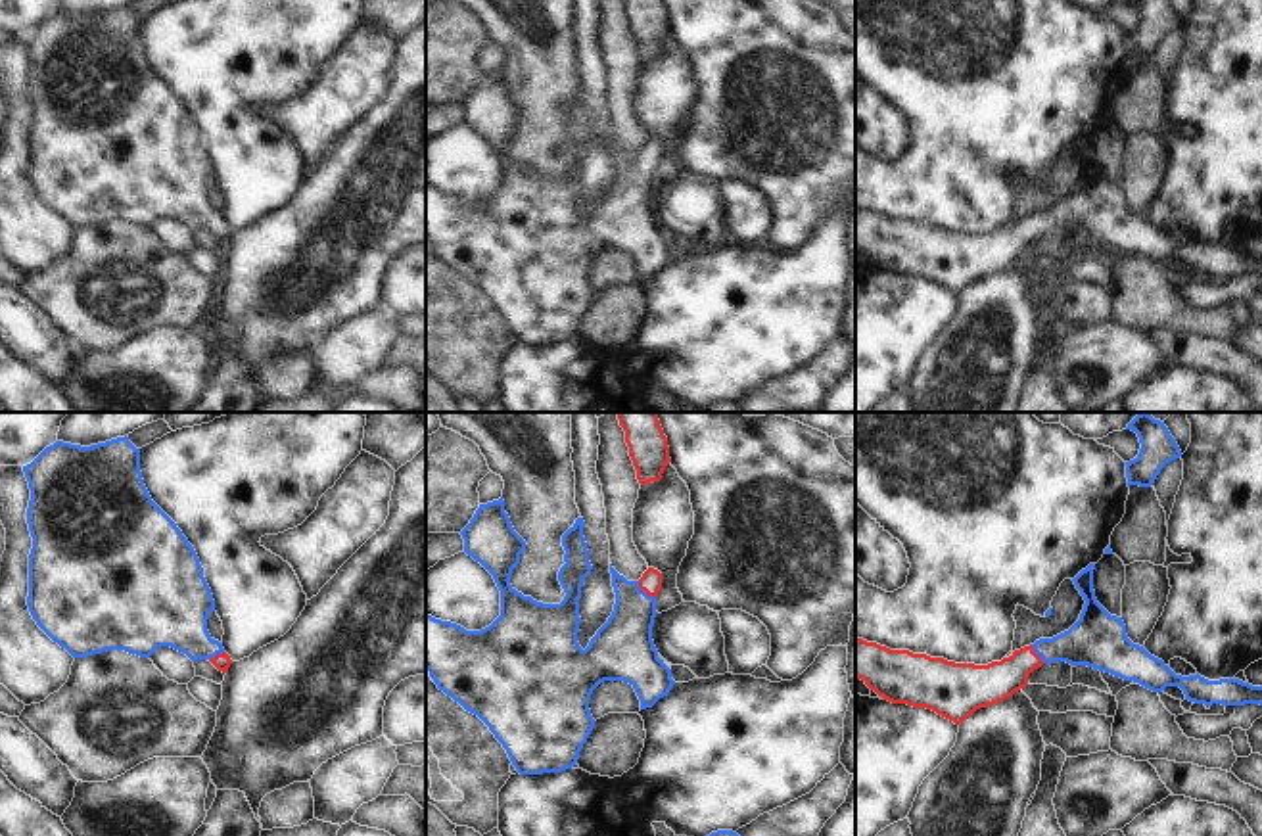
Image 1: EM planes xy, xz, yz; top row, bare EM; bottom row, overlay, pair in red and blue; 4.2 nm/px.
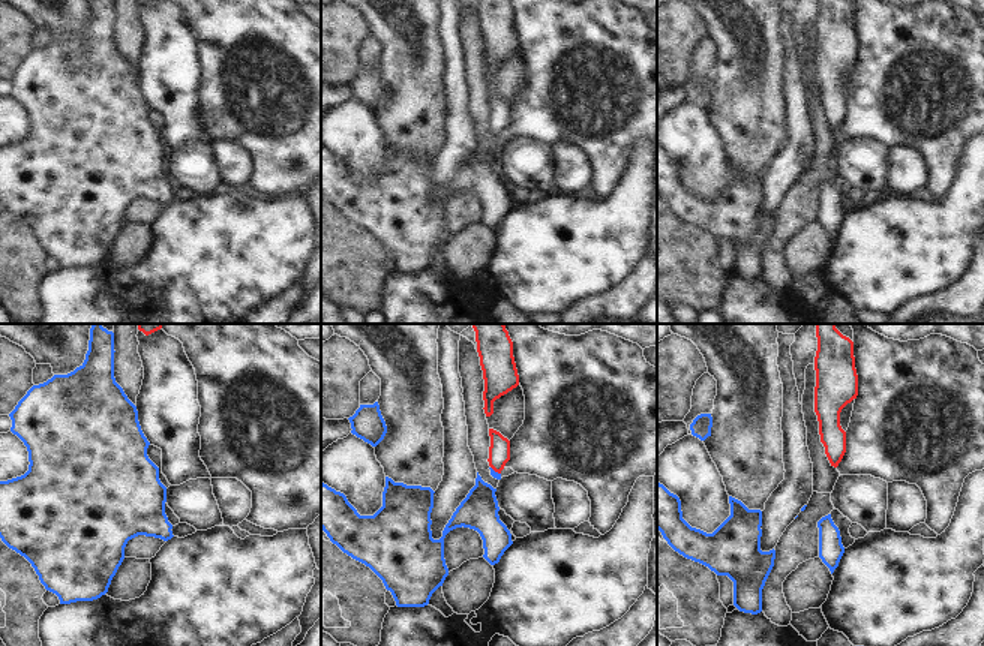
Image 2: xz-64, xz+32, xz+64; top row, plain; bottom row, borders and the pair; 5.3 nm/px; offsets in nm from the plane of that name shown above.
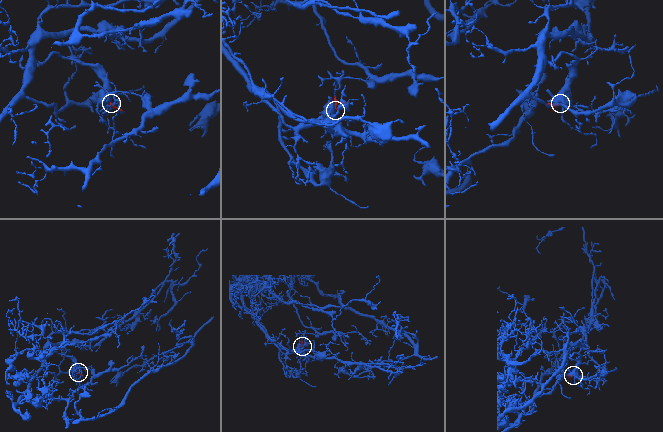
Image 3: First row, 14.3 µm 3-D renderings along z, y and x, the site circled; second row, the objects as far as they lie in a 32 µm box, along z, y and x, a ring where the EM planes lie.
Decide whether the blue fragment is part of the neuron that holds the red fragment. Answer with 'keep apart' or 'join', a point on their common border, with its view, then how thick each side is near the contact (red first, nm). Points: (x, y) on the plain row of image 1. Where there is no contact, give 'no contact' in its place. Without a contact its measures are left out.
join | xz (645, 162) | 90/240 nm

